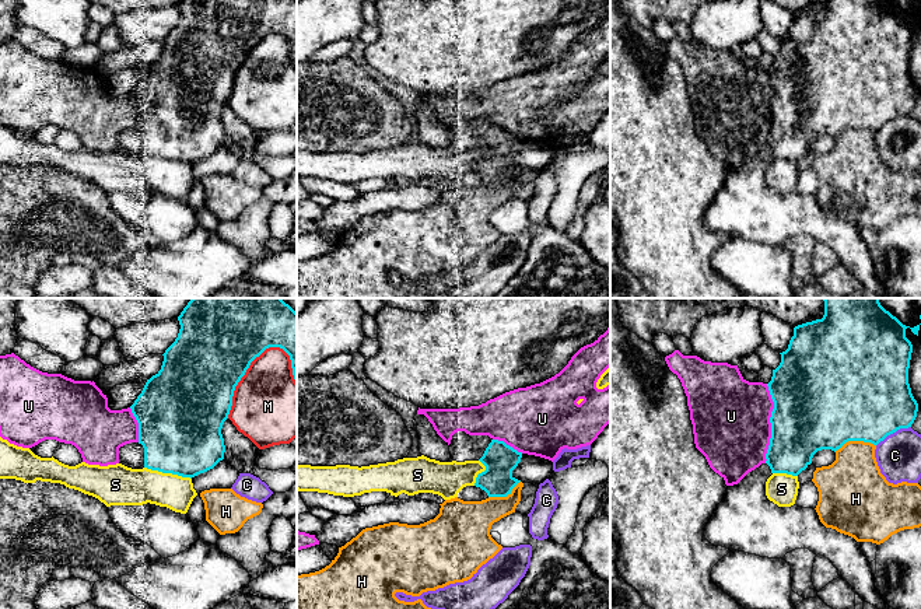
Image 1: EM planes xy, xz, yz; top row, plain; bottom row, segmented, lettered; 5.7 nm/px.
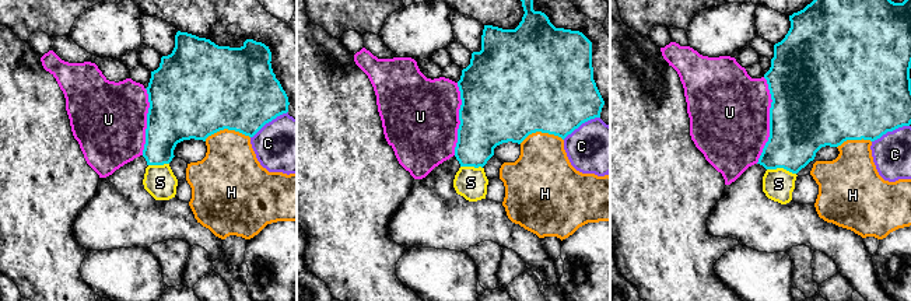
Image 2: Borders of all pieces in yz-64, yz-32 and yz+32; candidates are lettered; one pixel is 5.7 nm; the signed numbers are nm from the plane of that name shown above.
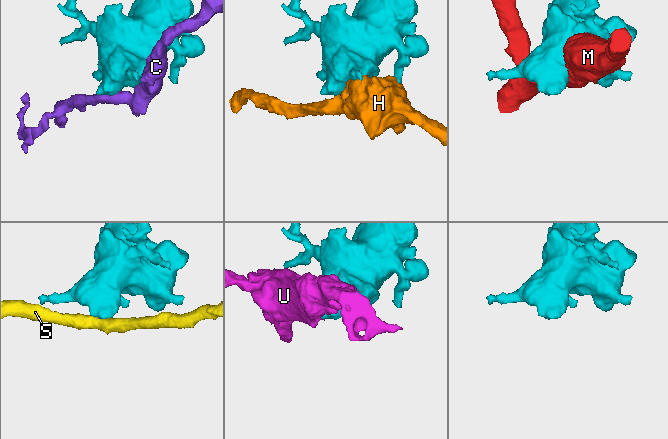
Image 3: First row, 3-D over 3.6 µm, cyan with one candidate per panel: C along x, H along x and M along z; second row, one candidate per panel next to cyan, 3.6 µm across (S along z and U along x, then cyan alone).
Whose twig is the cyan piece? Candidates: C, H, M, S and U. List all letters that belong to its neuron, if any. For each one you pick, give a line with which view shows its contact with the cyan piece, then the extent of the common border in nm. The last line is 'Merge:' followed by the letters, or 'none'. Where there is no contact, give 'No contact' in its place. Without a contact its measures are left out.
Merge: none

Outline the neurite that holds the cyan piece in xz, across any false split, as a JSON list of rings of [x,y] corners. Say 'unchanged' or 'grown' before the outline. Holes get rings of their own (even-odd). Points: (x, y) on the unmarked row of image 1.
grown; [[[458,118],[452,122],[449,139],[456,148],[480,147],[486,153],[486,157],[477,161],[474,172],[488,183],[507,183],[521,168],[512,162],[512,157],[521,148],[522,139],[504,127]]]

